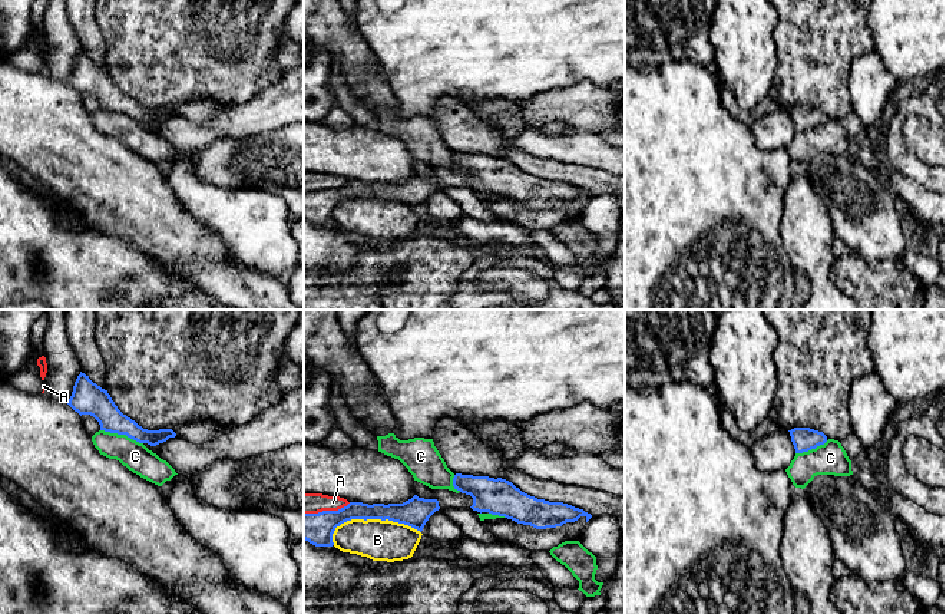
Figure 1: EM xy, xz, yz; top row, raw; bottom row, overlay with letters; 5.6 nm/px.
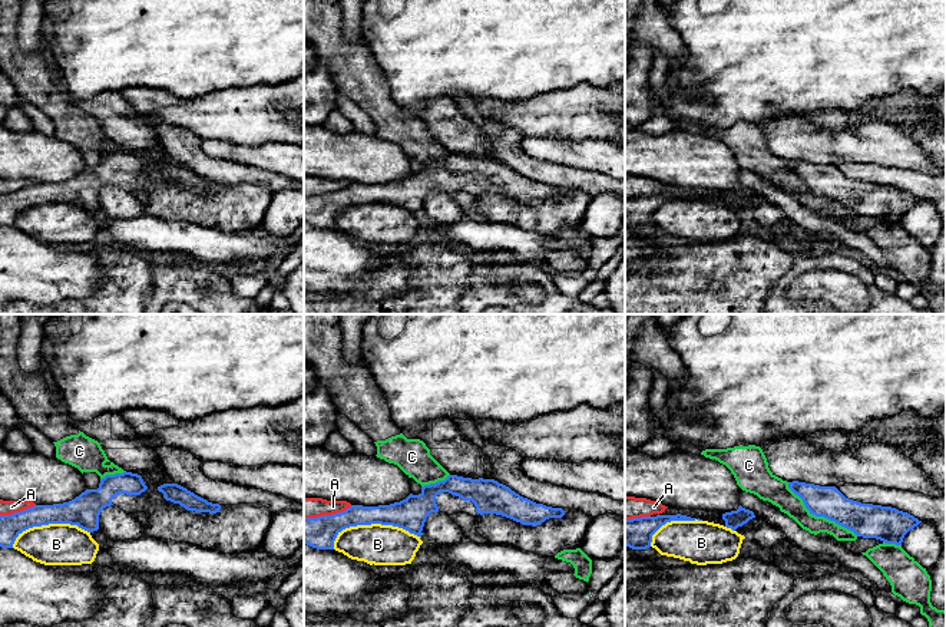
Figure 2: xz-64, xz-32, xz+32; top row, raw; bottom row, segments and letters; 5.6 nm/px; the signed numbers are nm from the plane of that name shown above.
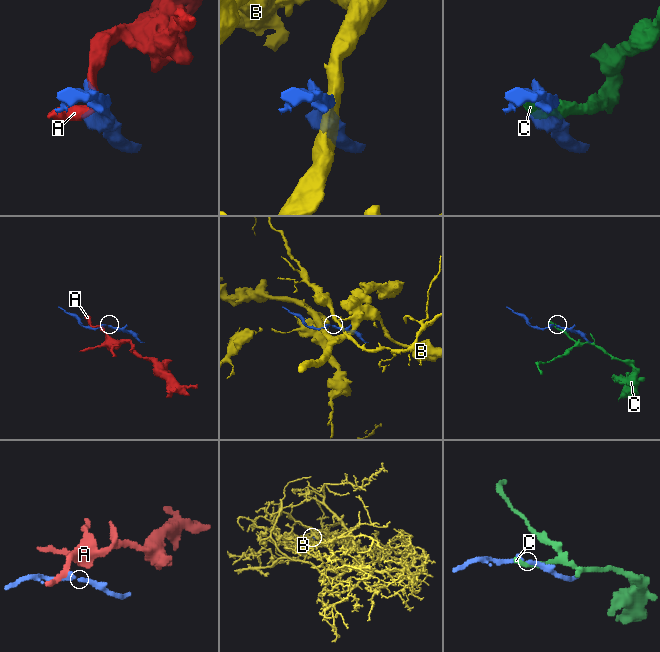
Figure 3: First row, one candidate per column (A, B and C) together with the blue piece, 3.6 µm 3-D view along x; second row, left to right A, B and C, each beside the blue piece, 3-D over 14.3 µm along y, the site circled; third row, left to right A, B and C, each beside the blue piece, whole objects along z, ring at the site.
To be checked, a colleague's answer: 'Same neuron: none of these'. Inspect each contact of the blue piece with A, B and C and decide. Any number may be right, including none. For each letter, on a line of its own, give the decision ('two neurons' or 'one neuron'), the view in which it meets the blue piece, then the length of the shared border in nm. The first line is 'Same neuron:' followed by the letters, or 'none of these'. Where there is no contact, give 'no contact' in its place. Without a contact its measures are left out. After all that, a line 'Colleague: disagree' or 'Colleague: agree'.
Same neuron: none of these
A: two neurons | xz | 280 nm
B: two neurons | xz | 500 nm
C: two neurons | xy | 260 nm
Colleague: agree

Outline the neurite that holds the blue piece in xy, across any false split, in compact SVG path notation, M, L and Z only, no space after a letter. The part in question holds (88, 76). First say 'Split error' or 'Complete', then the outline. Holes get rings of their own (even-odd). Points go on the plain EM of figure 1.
Complete. M82 50L75 60L67 83L80 95L93 95L99 100L100 109L126 113L139 122L156 125L176 115L172 108L148 109L139 105L118 88L108 69L93 62Z

